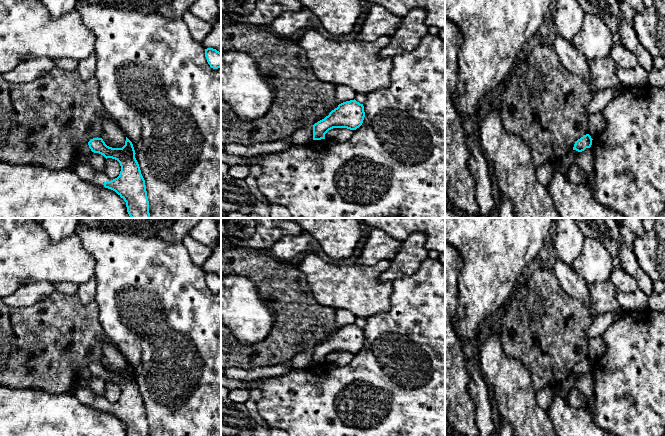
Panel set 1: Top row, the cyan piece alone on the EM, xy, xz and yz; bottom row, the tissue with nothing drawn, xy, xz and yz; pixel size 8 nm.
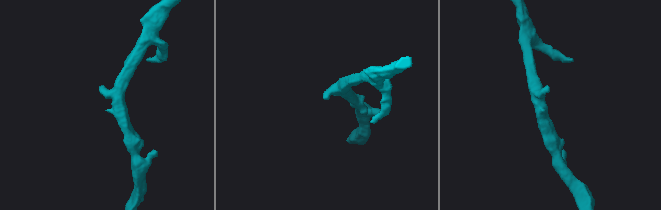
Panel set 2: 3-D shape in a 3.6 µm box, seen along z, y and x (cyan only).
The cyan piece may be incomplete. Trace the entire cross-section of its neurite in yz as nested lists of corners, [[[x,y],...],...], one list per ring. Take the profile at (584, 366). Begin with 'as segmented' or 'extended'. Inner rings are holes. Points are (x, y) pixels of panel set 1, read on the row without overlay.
as segmented; [[[589,358],[584,359],[580,363],[578,363],[573,371],[573,374],[576,374],[578,376],[584,375],[586,372],[590,372],[592,369],[592,362]]]

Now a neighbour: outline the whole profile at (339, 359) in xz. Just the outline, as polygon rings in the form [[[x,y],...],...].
[[[333,352],[325,358],[325,363],[337,367],[343,367],[349,364],[354,357],[354,354],[347,352]]]

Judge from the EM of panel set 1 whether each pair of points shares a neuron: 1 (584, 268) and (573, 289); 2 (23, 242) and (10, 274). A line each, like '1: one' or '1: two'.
1: two
2: one

